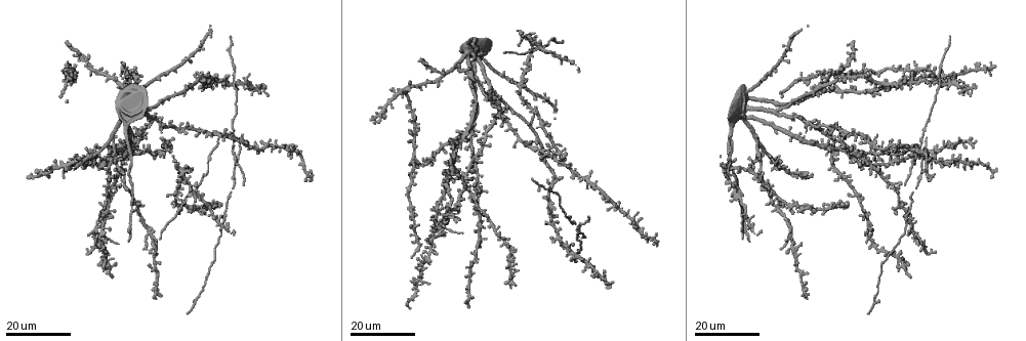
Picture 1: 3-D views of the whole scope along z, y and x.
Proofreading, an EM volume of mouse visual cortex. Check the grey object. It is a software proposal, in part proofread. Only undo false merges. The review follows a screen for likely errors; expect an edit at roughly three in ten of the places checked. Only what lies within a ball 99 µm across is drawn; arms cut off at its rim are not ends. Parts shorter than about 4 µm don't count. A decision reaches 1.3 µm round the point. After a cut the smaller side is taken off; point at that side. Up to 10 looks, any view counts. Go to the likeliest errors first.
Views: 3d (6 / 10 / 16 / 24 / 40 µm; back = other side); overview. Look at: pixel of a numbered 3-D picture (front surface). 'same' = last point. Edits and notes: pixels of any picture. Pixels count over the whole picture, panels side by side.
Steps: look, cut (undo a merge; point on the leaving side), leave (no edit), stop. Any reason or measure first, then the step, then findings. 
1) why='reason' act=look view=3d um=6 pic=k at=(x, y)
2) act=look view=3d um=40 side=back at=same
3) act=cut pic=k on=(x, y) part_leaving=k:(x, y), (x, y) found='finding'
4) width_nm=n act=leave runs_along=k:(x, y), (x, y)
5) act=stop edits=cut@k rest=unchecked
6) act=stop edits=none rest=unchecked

why='three arms meet' act=look view=3d um=24 pic=1 at=(148, 232)

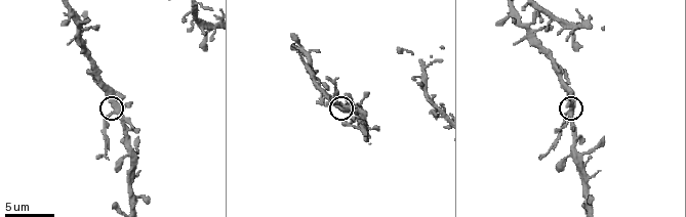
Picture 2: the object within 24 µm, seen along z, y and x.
act=look view=3d um=6 pic=2 at=(114, 112)

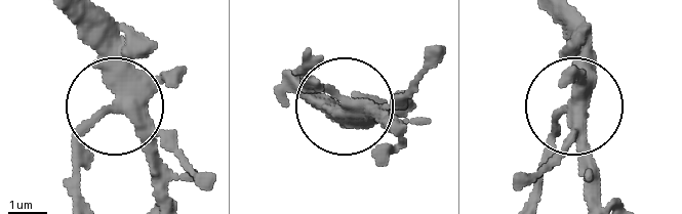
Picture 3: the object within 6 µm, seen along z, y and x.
act=cut pic=3 on=(73, 160) part_leaving=3:(105, 112), (76, 197) found='a second neuron is stuck on'

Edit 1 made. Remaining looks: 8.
act=look view=overview

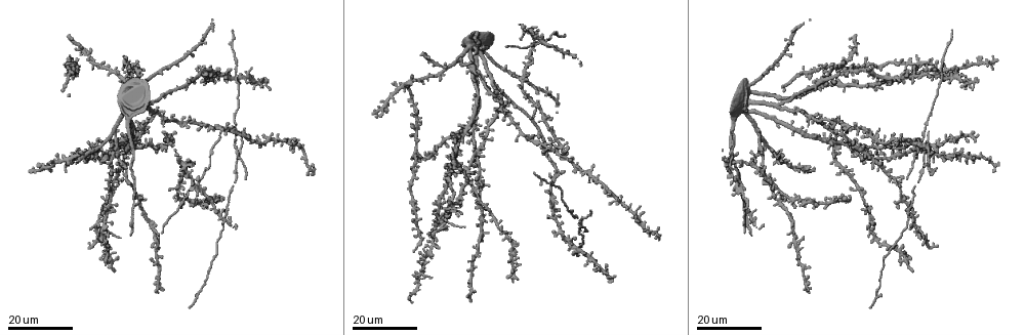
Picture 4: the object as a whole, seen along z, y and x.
why='arms part here' act=look view=3d um=16 pic=4 at=(940, 78)

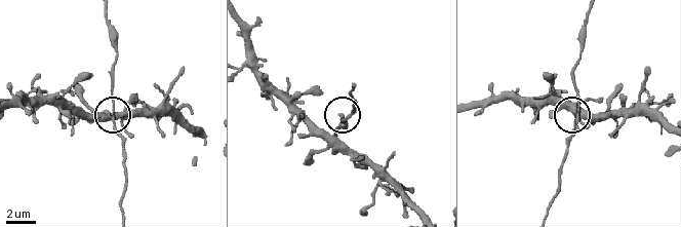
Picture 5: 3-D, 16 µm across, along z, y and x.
act=look view=3d um=6 pic=5 at=(341, 120)

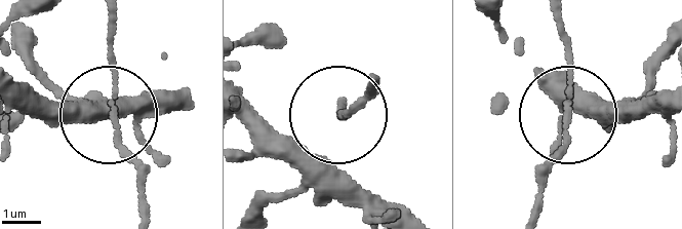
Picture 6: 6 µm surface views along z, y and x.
arms=3 act=leave runs_along=6:(543, 77), (608, 110), (572, 100), (563, 22) found='continuous, no second neuron'

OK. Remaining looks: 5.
why='four arms meet' act=look view=3d um=10 pic=2 at=(424, 62)

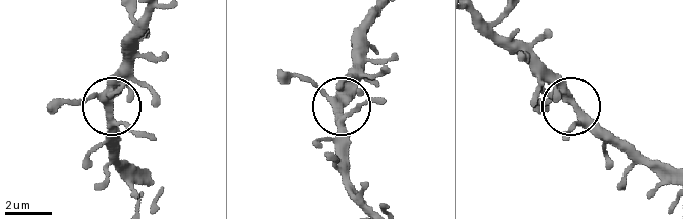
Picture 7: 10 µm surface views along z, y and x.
side_arm_um=31 act=leave found='continuous, no second neuron'

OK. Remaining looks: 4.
why='four or more arms meet' act=look view=3d um=16 pic=4 at=(854, 152)

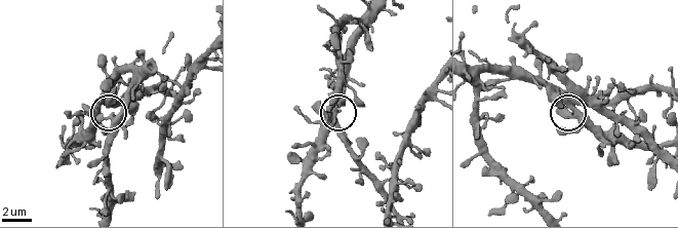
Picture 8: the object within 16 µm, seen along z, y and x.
act=look view=3d um=6 pic=8 at=(101, 108)

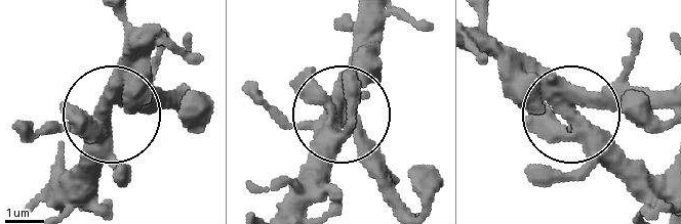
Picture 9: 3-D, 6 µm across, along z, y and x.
side_arm_um=49 act=leave runs_along=9:(478, 36), (566, 110), (664, 104) found='one neuron here'

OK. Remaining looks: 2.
why='four-way junction' act=look view=3d um=24 pic=4 at=(111, 132)

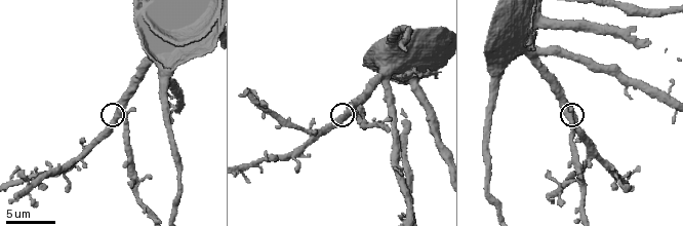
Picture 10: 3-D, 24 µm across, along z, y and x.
act=look view=3d um=10 pic=10 at=(117, 115)

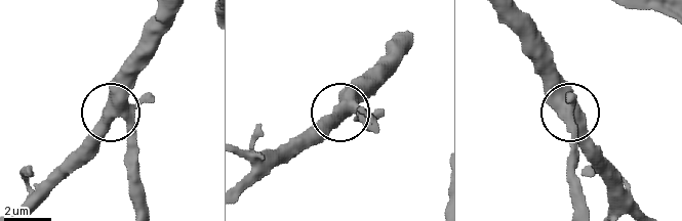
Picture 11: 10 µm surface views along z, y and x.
side_arm_um=38 act=leave runs_along=11:(507, 15), (559, 103), (599, 148) found='continuous, no second neuron'

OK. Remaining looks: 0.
act=stop edits=cut@3 rest=unchecked

